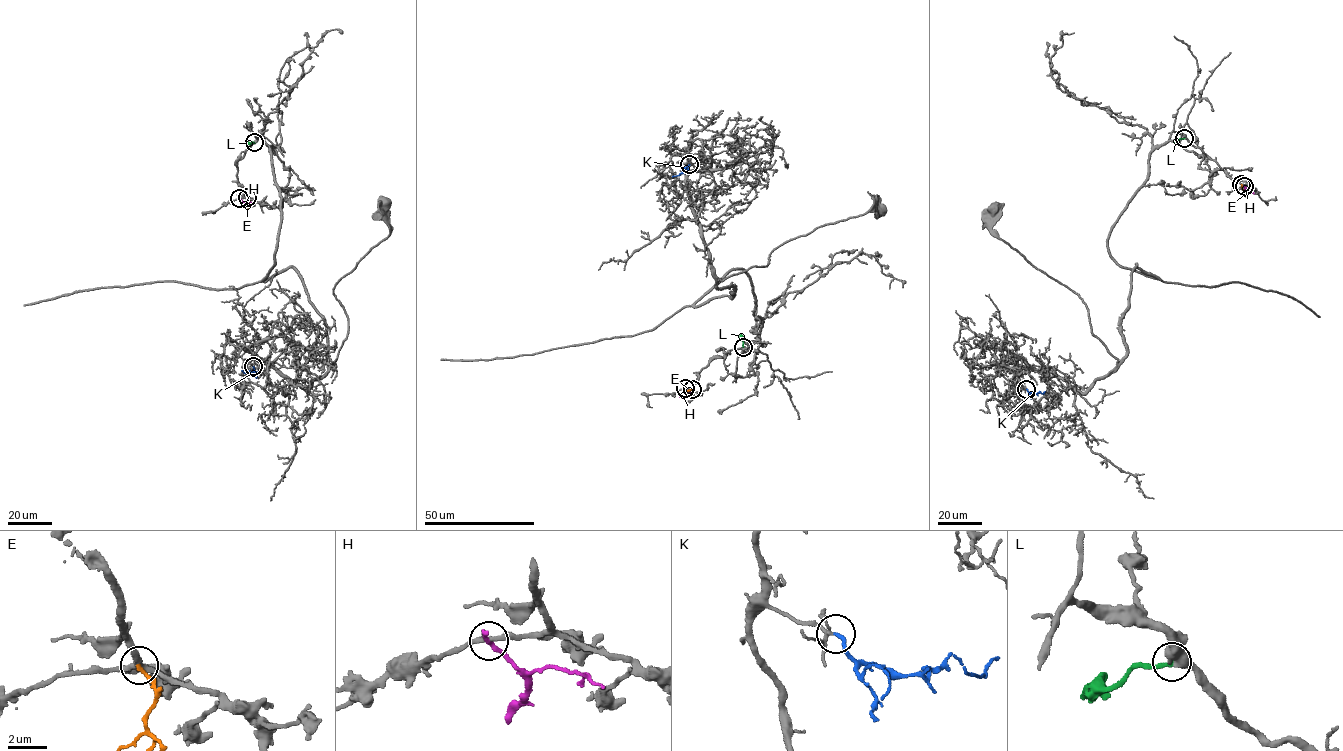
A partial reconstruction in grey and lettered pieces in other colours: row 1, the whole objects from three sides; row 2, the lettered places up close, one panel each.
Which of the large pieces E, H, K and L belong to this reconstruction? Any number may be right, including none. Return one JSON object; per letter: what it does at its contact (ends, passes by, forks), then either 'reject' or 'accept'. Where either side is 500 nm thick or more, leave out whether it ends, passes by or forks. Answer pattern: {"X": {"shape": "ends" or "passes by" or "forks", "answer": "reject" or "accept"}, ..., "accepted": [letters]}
{"E": {"shape": "ends", "answer": "reject"}, "H": {"shape": "ends", "answer": "reject"}, "K": {"shape": "ends", "answer": "accept"}, "L": {"answer": "accept"}, "accepted": ["K", "L"]}

